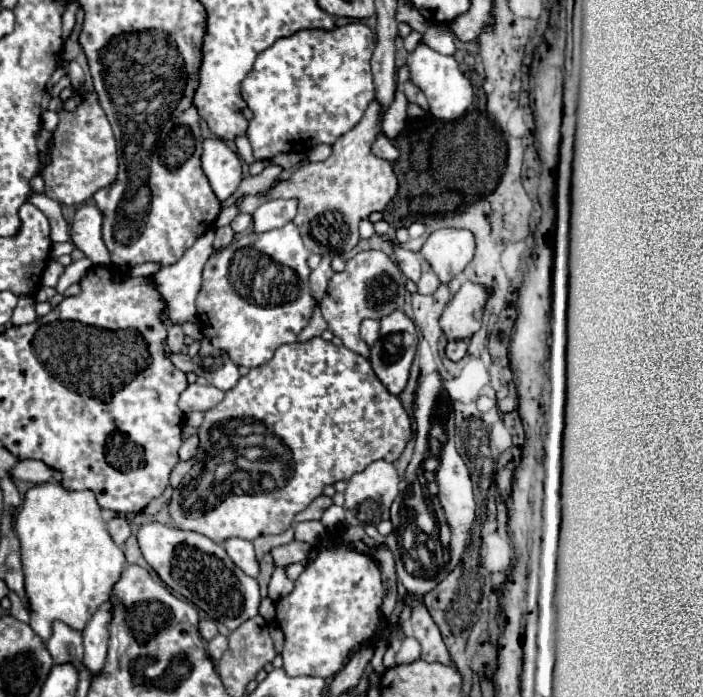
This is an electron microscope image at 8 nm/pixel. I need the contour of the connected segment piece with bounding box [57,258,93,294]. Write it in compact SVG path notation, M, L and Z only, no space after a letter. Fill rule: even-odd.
M83 258L83 260L77 260L77 262L69 264L69 266L65 268L65 272L61 274L59 282L57 282L57 292L63 294L67 286L71 286L73 282L79 282L79 280L87 274L87 270L89 270L91 266L93 266L93 264L91 264L89 258Z

